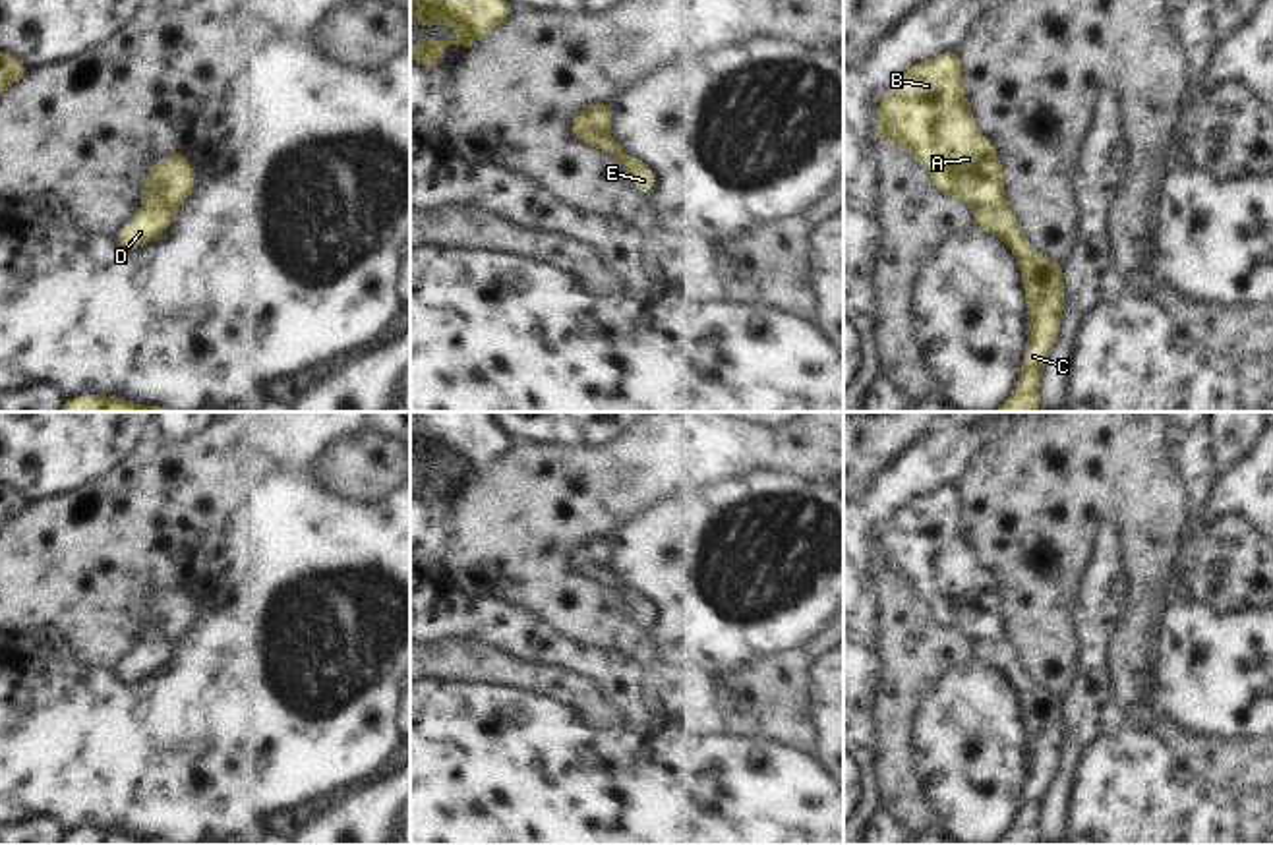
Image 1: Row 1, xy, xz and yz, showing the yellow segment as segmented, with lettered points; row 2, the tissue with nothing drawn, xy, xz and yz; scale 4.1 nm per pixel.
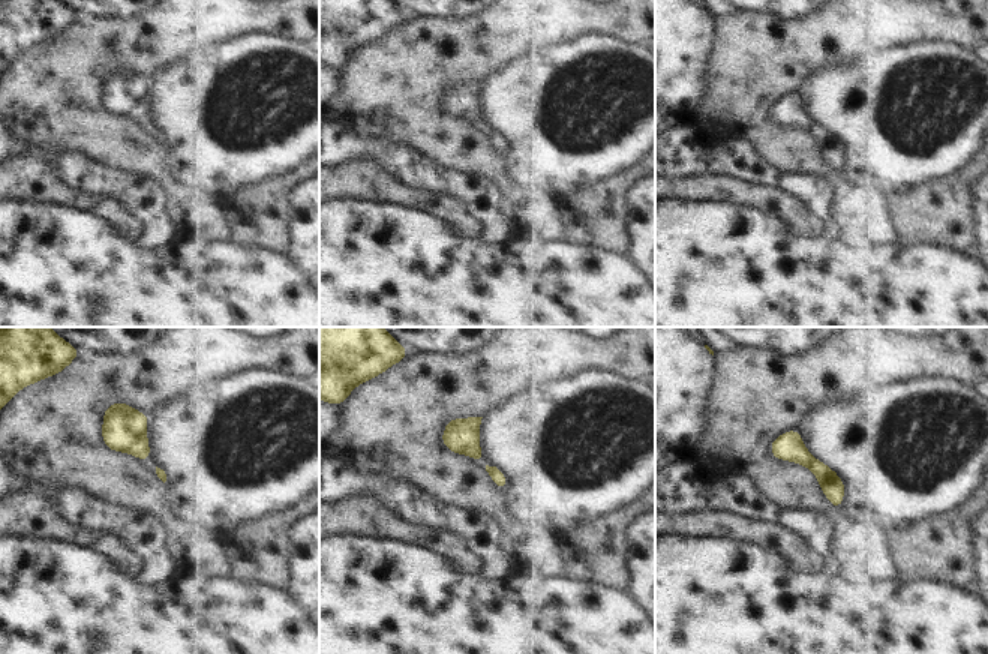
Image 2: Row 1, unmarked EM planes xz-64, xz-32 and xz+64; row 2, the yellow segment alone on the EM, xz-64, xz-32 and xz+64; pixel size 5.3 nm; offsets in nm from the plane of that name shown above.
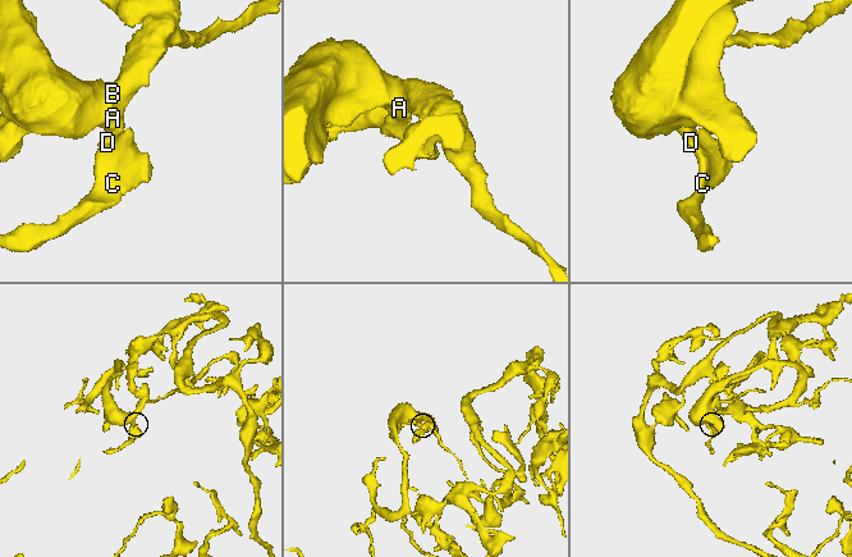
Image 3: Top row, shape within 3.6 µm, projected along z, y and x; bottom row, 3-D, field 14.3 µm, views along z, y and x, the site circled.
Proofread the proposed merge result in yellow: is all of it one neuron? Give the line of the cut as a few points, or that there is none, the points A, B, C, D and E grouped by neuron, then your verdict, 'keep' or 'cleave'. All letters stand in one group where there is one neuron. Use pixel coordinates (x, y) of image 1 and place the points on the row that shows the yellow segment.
no cut; A B C D E; keep

